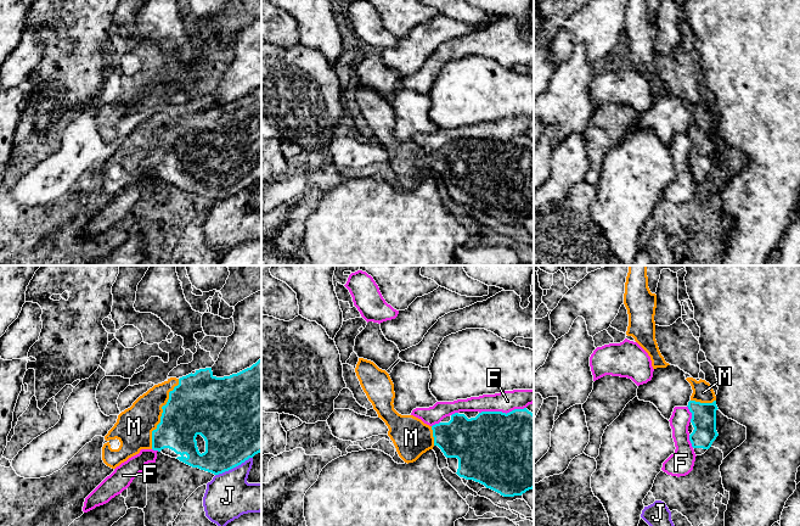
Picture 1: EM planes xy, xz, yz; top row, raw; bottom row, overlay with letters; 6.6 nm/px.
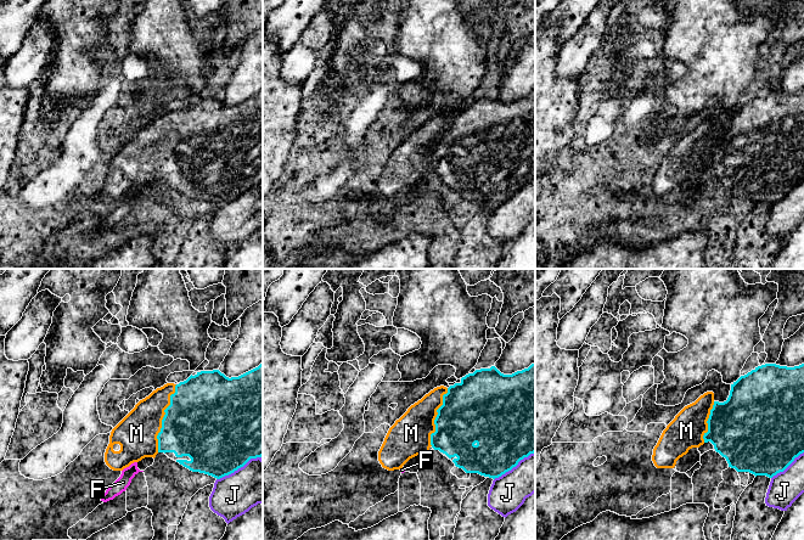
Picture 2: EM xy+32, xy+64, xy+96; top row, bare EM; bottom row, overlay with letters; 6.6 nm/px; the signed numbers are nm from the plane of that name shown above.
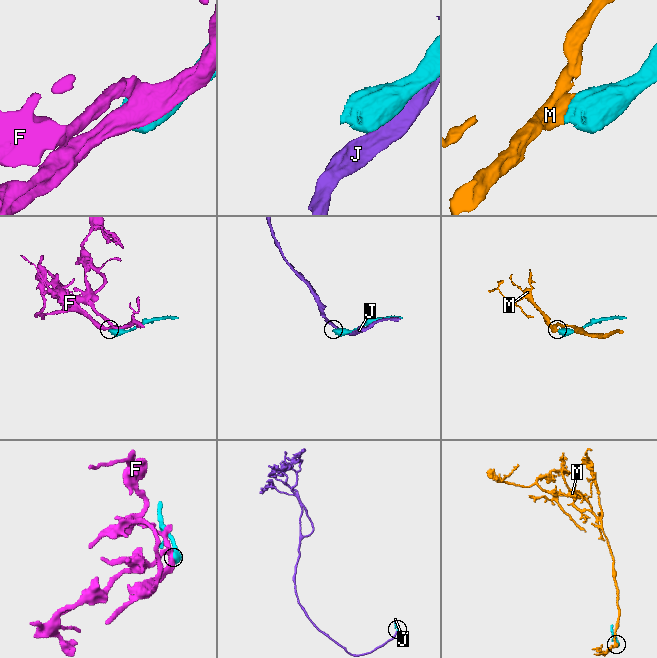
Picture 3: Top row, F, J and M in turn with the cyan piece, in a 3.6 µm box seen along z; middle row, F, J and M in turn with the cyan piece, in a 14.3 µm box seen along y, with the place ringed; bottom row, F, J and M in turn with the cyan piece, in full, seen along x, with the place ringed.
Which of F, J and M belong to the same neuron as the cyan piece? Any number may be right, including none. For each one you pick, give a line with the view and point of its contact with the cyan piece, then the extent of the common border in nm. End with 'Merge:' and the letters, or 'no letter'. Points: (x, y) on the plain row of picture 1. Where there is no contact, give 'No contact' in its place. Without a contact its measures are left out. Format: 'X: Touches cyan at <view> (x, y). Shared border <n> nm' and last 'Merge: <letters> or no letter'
M: Touches cyan at xy (162, 141). Shared border 500 nm
Merge: M

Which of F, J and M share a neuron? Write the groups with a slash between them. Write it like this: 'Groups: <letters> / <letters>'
Groups: F / J / M

